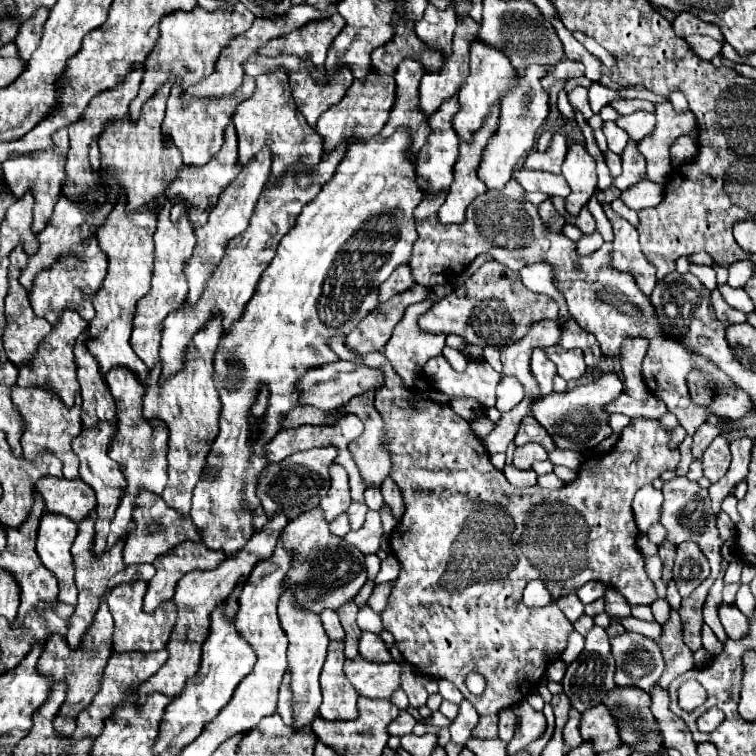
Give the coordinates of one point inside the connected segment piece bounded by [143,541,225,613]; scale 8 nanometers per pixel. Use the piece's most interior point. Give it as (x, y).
(187, 557)

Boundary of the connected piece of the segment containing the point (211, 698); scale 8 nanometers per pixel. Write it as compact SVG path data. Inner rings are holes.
M217 607L211 613L211 629L203 643L199 675L191 677L183 695L179 695L179 699L173 699L169 703L161 721L159 739L155 743L155 755L159 755L159 751L165 751L167 747L183 749L185 745L189 745L201 733L203 725L215 719L215 715L229 703L239 681L253 671L255 661L257 655L253 647L245 643L243 635L237 631L235 617L227 617L225 607Z

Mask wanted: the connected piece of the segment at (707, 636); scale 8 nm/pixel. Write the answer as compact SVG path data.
M703 627L703 647L711 653L711 655L717 655L723 647L723 643L715 637L715 633L709 629L709 627Z

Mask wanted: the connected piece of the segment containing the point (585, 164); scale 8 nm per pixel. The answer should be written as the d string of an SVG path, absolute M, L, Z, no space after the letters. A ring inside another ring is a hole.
M573 143L569 147L567 157L563 161L563 177L571 187L571 193L565 199L567 211L571 215L577 215L597 189L595 159L587 153L587 149L581 143Z

